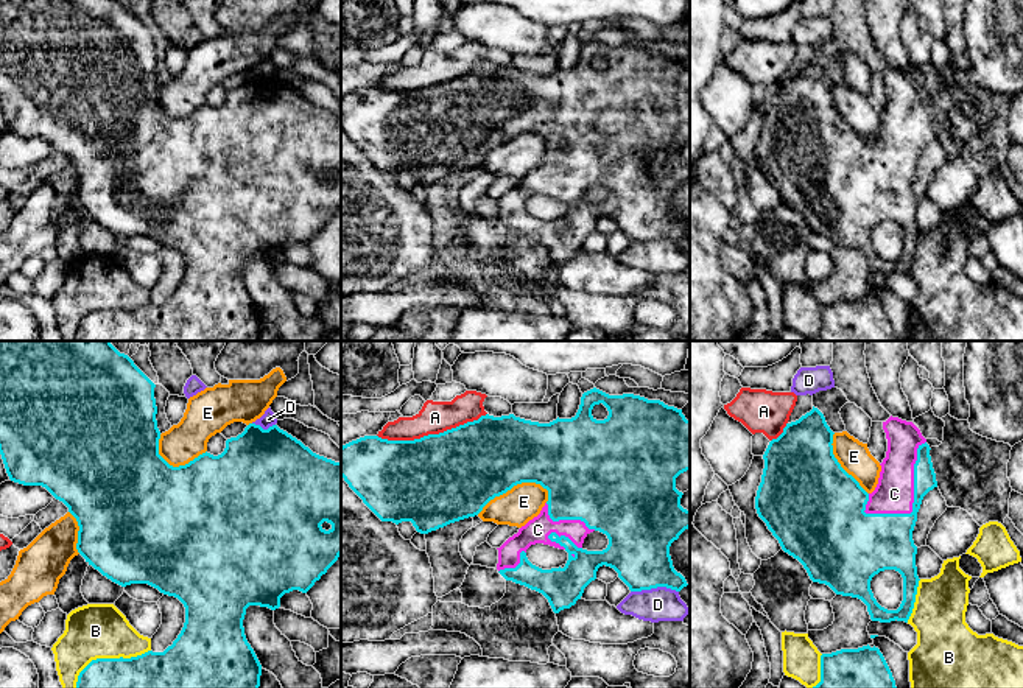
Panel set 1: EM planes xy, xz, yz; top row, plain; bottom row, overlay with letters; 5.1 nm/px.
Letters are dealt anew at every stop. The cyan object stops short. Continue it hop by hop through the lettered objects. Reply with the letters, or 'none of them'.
C

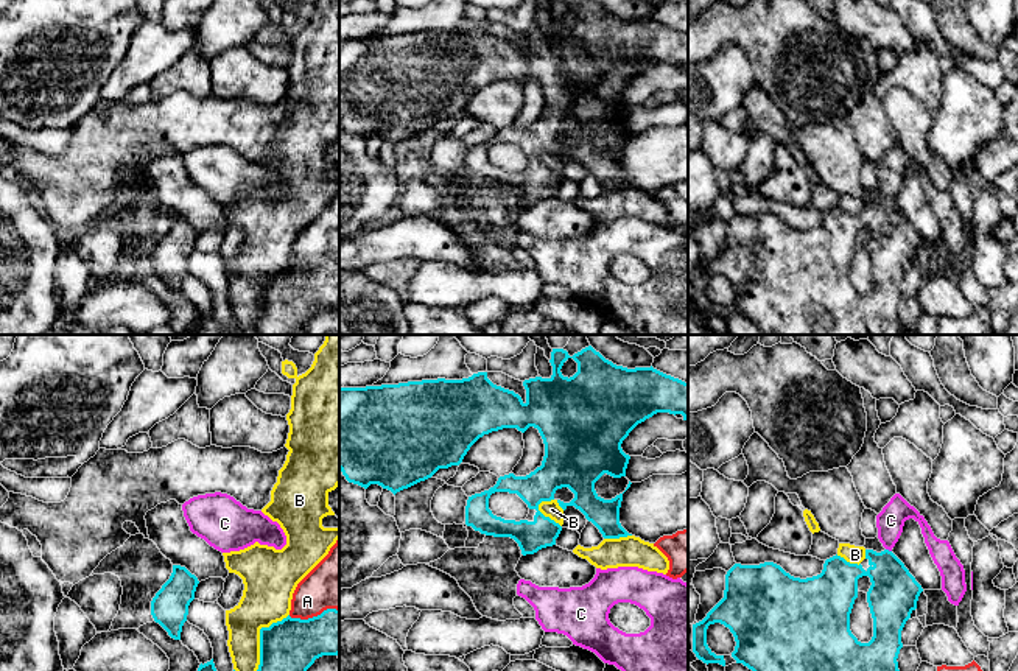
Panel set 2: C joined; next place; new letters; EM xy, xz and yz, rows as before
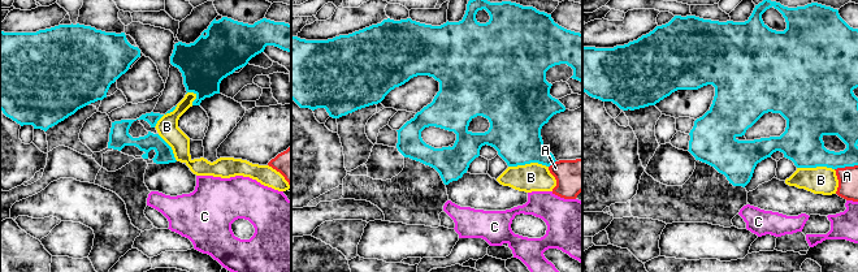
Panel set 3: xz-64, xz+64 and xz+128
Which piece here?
none of them

